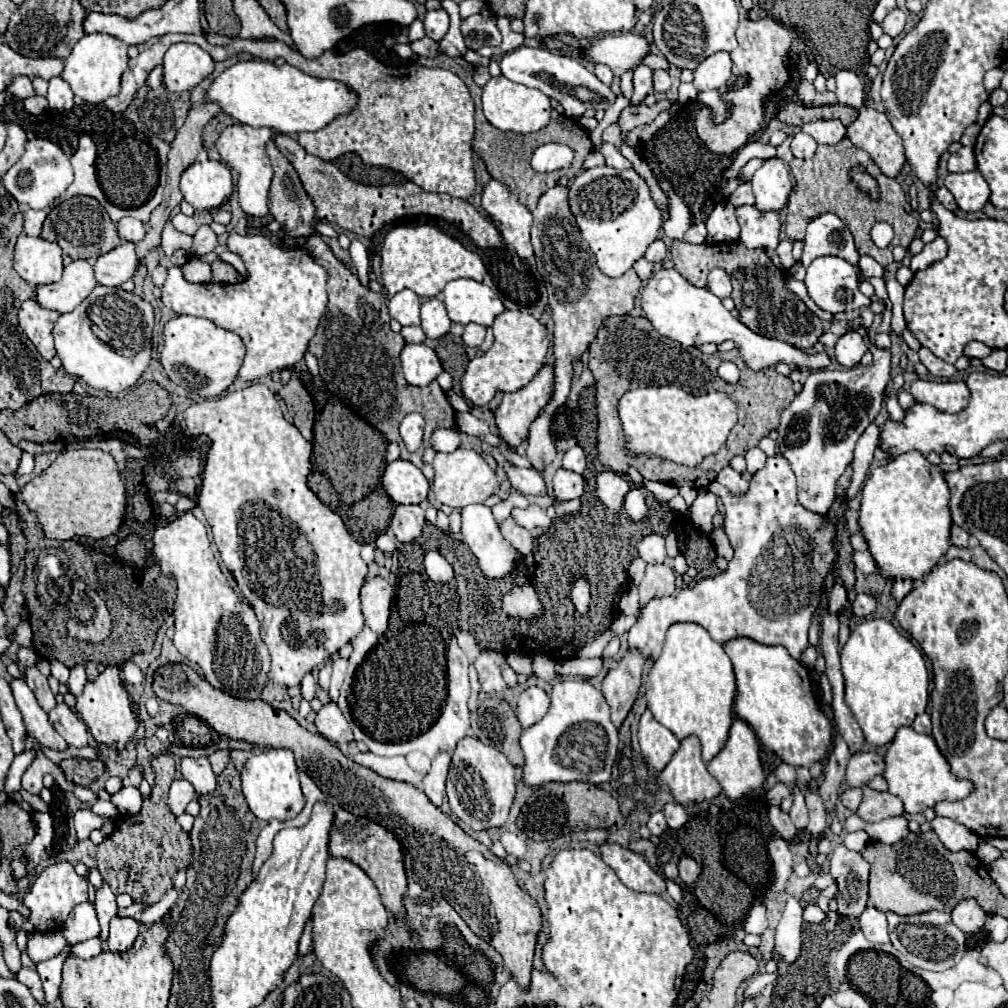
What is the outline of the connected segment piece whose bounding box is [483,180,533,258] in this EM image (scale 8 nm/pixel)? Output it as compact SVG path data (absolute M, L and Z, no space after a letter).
M491 180L483 190L483 208L491 214L505 244L513 246L521 258L533 256L529 242L529 228L533 224L531 212L513 196L513 192L499 180Z

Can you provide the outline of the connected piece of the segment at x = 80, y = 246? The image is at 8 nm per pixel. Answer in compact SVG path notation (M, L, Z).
M77 196L77 198L69 198L67 202L57 204L43 224L41 238L49 240L49 242L57 242L61 246L63 254L69 256L71 260L97 258L121 244L119 234L115 230L115 224L111 222L109 214L95 198L89 198L89 196Z

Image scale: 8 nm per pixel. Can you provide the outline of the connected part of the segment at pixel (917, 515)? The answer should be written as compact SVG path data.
M905 452L893 460L887 460L883 466L871 468L869 476L861 490L861 508L859 508L859 526L863 538L869 546L869 552L879 568L883 578L897 580L921 580L939 558L949 550L949 530L951 530L951 512L949 512L949 488L943 478L943 470L927 462L927 458L917 452Z

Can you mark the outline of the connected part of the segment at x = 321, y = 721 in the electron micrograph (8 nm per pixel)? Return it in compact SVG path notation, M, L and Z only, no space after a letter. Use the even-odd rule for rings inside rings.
M335 702L323 704L323 708L315 716L315 726L319 728L319 734L323 734L333 744L343 746L353 740L353 730L349 728L349 722Z

